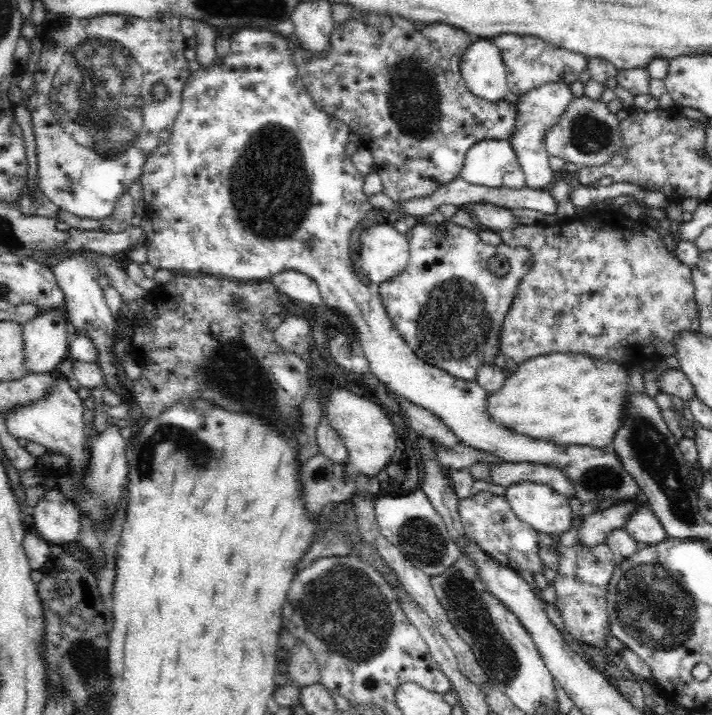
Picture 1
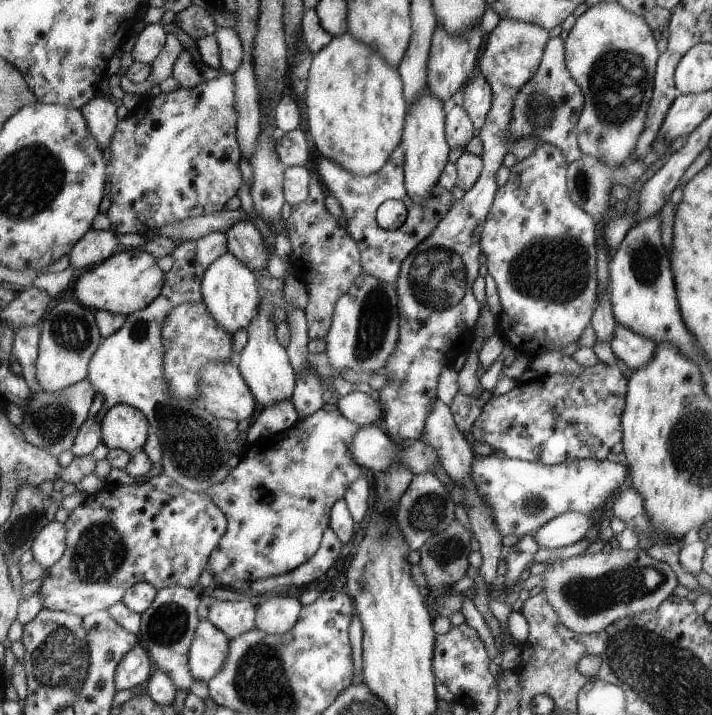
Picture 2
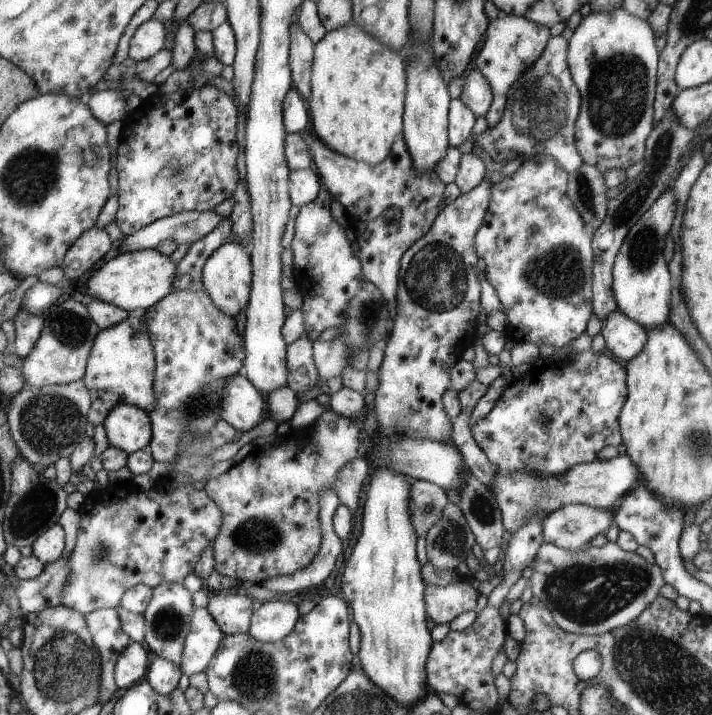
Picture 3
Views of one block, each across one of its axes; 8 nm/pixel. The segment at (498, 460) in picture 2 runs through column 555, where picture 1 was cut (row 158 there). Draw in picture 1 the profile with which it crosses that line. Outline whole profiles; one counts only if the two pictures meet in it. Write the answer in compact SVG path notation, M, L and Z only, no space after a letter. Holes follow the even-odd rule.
M484 139L473 144L465 154L459 176L468 184L488 188L518 190L526 186L523 168L510 140Z

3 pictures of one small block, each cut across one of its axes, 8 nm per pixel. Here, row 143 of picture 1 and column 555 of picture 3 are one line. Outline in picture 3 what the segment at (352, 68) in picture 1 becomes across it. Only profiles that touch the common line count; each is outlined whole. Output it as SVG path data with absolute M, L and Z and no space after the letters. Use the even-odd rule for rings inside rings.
M592 349L577 352L574 358L551 359L544 366L531 364L530 370L502 392L492 410L470 425L472 436L484 451L493 468L500 474L530 472L538 476L560 476L577 464L595 461L602 448L622 442L618 416L626 403L626 370L618 360Z

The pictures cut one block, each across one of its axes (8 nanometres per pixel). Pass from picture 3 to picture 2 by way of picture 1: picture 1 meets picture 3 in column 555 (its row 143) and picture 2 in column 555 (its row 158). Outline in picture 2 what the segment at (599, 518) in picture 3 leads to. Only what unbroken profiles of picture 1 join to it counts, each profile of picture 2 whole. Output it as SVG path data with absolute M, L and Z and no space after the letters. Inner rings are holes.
M566 511L534 532L540 548L564 548L581 540L592 525L590 515Z

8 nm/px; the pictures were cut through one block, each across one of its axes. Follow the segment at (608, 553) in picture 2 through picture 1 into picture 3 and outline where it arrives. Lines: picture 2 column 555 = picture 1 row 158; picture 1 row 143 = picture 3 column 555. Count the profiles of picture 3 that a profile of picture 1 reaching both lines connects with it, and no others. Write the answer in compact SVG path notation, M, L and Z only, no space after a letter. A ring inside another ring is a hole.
M607 542L603 547L586 546L581 550L566 550L555 544L543 543L531 566L534 568L530 577L533 595L552 612L562 630L581 635L598 636L626 626L660 596L660 590L666 584L658 564L647 562L636 552L622 550L617 542Z

